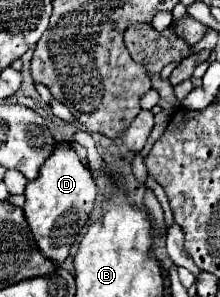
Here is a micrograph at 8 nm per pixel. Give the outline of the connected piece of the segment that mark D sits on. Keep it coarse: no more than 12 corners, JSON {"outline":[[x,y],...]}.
{"outline":[[58,142],[26,184],[24,214],[60,266],[96,206],[96,182]]}

